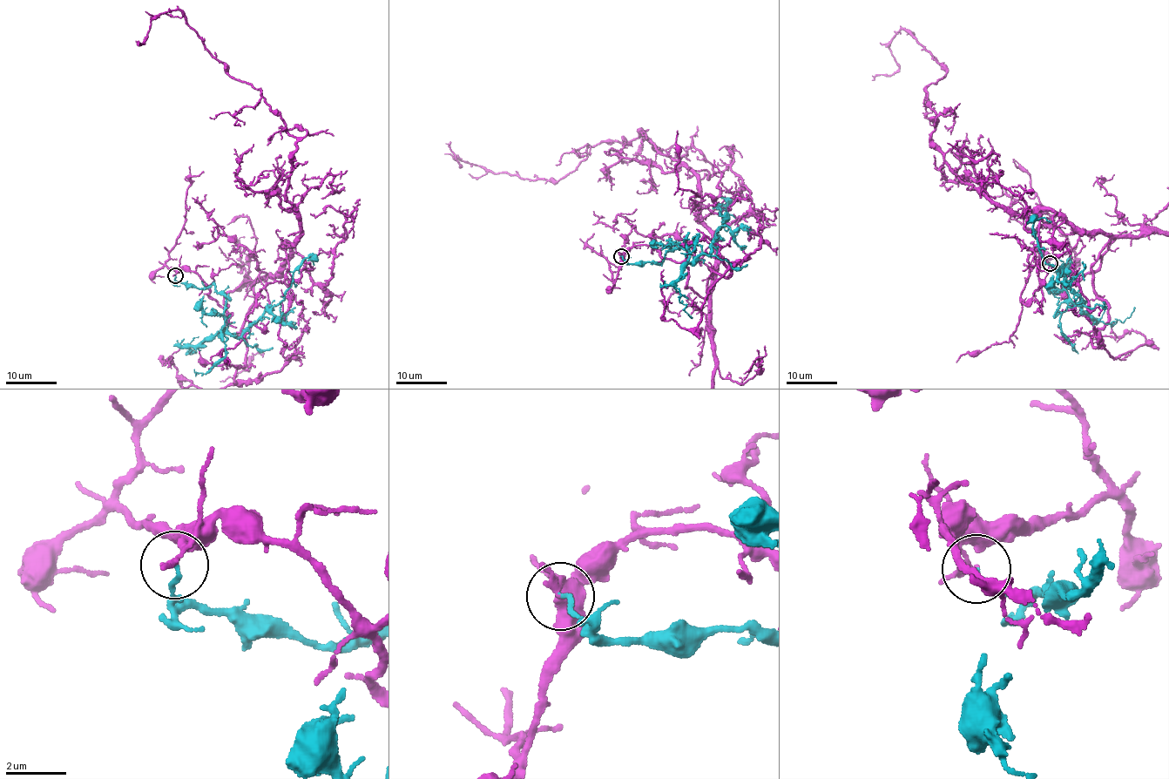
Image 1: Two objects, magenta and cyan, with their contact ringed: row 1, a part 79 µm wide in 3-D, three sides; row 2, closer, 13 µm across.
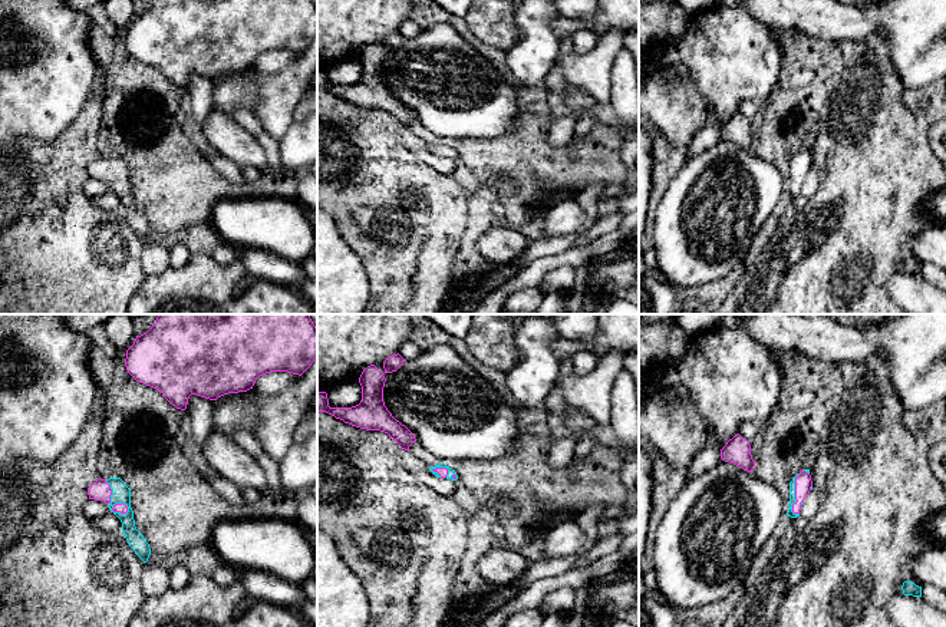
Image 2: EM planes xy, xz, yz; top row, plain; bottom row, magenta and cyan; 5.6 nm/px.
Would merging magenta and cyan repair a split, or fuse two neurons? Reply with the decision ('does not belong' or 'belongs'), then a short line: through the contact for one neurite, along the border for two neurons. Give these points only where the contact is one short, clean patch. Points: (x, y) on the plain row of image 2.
does not belong

